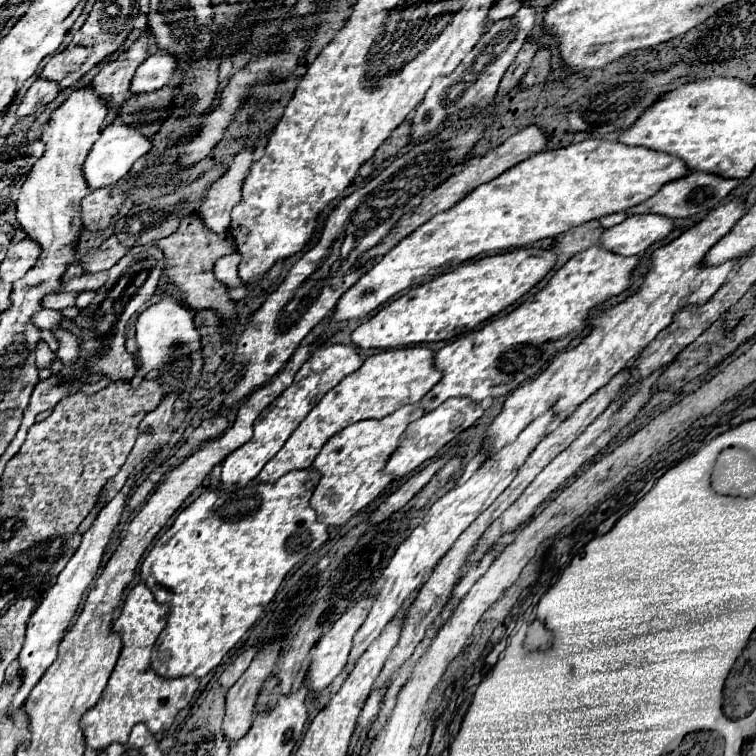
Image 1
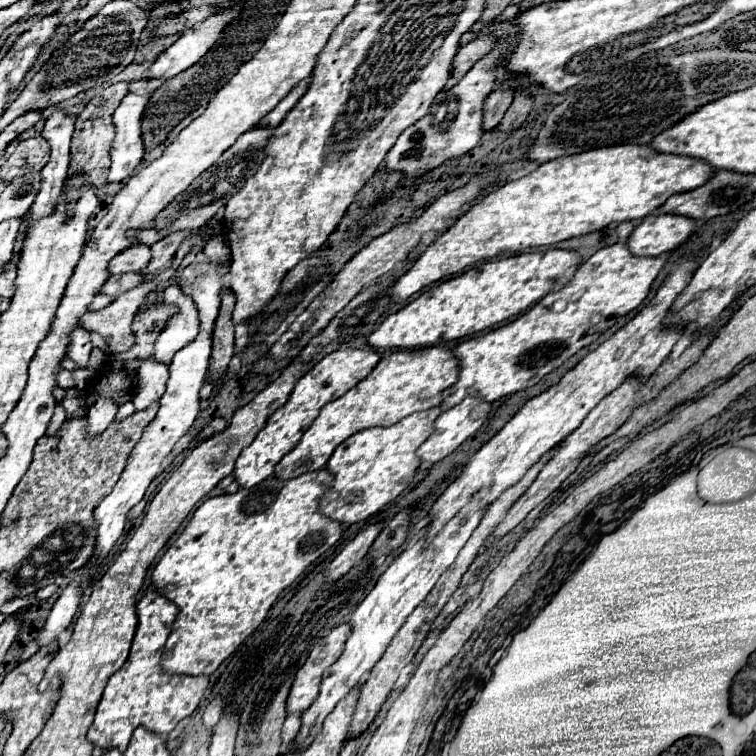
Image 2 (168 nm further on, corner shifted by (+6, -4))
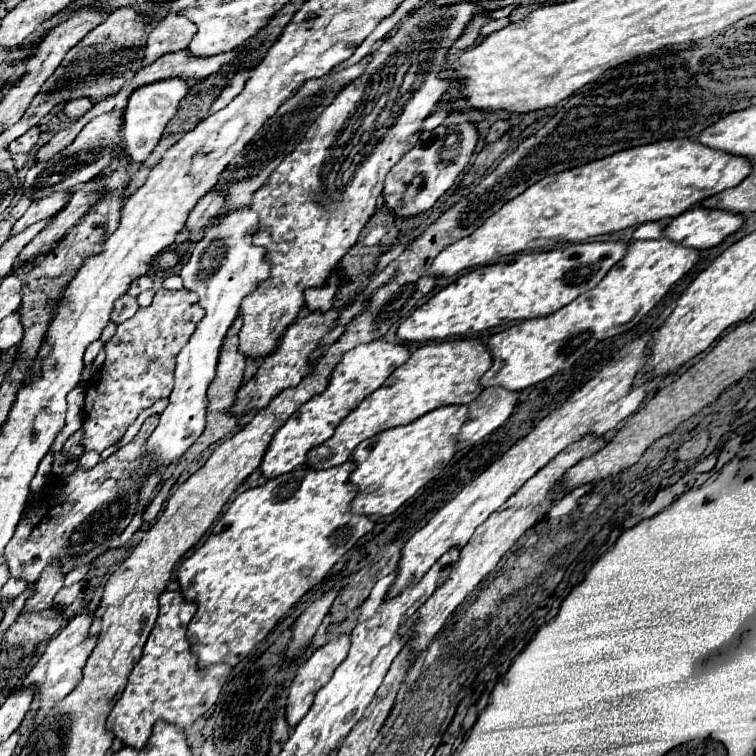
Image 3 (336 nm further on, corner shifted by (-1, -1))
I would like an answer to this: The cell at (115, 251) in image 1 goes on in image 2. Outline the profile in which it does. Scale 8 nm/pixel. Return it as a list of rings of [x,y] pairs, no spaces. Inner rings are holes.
[[[144,244],[130,246],[128,250],[122,250],[108,262],[108,272],[110,274],[122,274],[122,272],[136,272],[142,270],[150,262],[150,248]]]

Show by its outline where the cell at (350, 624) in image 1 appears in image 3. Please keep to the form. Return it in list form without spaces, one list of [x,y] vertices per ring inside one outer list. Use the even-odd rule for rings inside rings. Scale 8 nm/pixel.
[[[349,635],[331,639],[297,669],[285,705],[285,717],[291,729],[307,715],[315,693],[331,679],[333,671],[343,663],[343,659],[349,653],[349,645],[351,645]]]

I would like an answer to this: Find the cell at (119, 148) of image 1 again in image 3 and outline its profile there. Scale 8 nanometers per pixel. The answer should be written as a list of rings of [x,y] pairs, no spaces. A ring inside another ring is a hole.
[[[167,77],[149,85],[143,85],[139,89],[135,89],[129,97],[129,103],[125,107],[123,119],[125,119],[125,127],[123,127],[123,137],[125,137],[125,153],[131,161],[145,161],[151,151],[155,149],[155,145],[159,143],[167,123],[173,119],[173,115],[177,113],[179,101],[191,91],[191,87],[197,83],[197,79],[185,79],[185,77]]]

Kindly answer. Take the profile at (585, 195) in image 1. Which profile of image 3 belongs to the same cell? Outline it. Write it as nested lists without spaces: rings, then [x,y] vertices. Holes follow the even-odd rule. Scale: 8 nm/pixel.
[[[669,139],[657,141],[641,147],[631,147],[619,151],[617,155],[587,163],[585,167],[577,167],[573,171],[565,171],[561,175],[549,175],[549,179],[541,179],[529,187],[529,191],[521,193],[517,199],[505,203],[501,211],[491,215],[473,235],[455,241],[447,249],[443,249],[431,269],[427,273],[435,273],[437,277],[453,277],[465,269],[481,267],[487,263],[497,263],[499,257],[521,253],[521,251],[541,251],[549,247],[557,247],[563,243],[583,243],[597,235],[615,233],[633,225],[671,219],[693,205],[701,203],[707,197],[713,197],[729,187],[737,187],[749,173],[753,163],[741,155],[729,155],[725,151],[715,151],[705,147],[693,139]]]

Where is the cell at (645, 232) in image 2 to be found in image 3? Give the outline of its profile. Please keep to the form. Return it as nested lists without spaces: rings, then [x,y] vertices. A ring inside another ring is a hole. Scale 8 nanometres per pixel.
[[[693,207],[669,221],[665,237],[675,239],[675,243],[685,247],[709,249],[721,245],[729,235],[739,231],[743,223],[745,219],[741,213]]]

